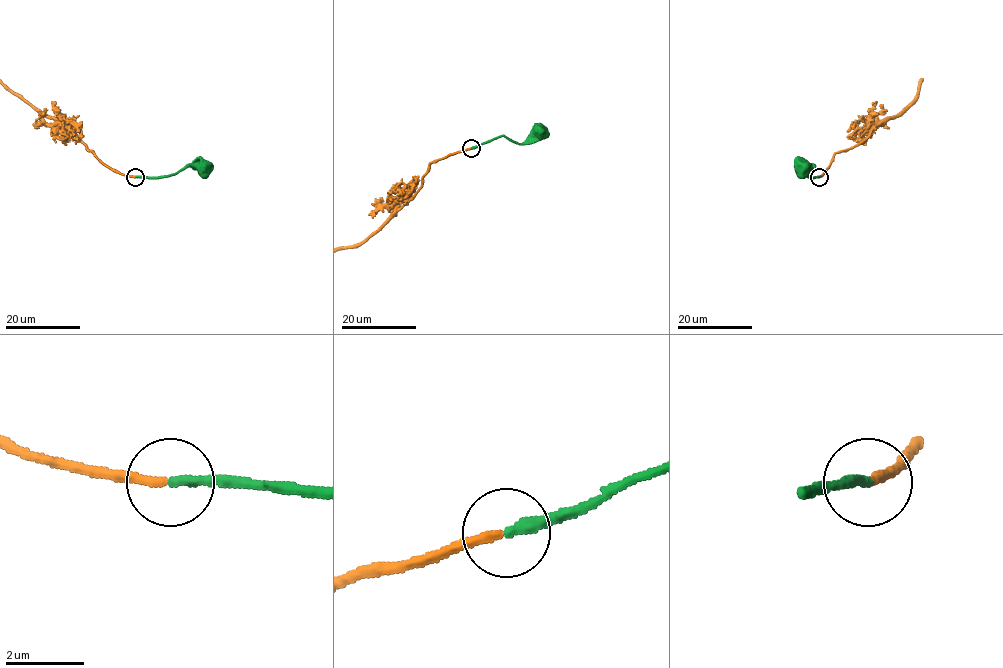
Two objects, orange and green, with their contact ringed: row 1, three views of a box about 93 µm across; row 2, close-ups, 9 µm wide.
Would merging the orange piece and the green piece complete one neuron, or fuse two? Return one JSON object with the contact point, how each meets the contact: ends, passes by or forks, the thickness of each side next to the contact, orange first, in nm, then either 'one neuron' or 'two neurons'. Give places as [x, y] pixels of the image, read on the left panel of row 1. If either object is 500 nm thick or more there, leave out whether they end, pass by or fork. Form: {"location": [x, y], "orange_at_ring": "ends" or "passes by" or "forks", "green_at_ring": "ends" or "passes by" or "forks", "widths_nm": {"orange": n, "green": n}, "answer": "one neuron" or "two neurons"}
{"location": [135, 177], "orange_at_ring": "ends", "green_at_ring": "ends", "widths_nm": {"orange": 240, "green": 280}, "answer": "one neuron"}

